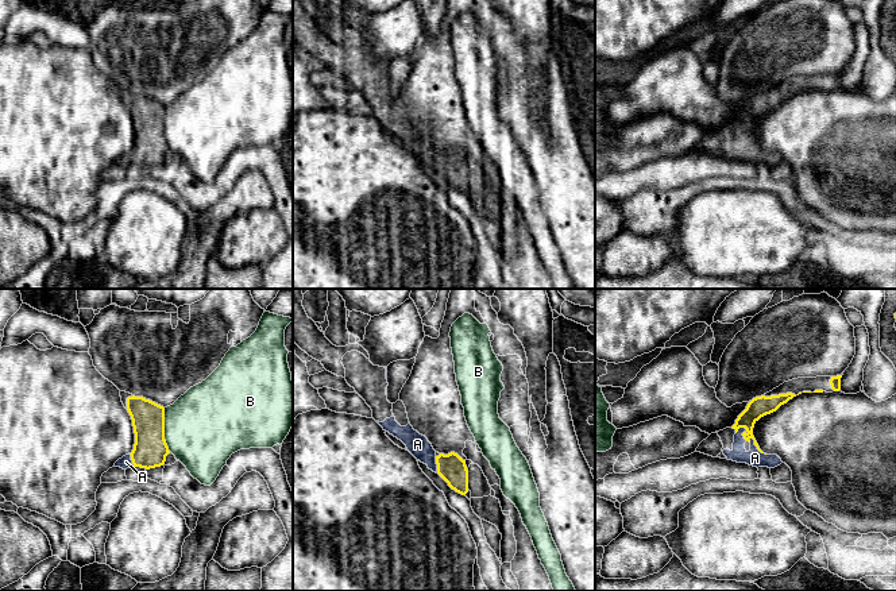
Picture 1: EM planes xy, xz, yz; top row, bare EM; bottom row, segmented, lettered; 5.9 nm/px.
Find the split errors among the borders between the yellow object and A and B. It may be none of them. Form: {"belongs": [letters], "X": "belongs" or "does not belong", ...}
{"belongs": ["A"], "A": "belongs", "B": "does not belong"}

